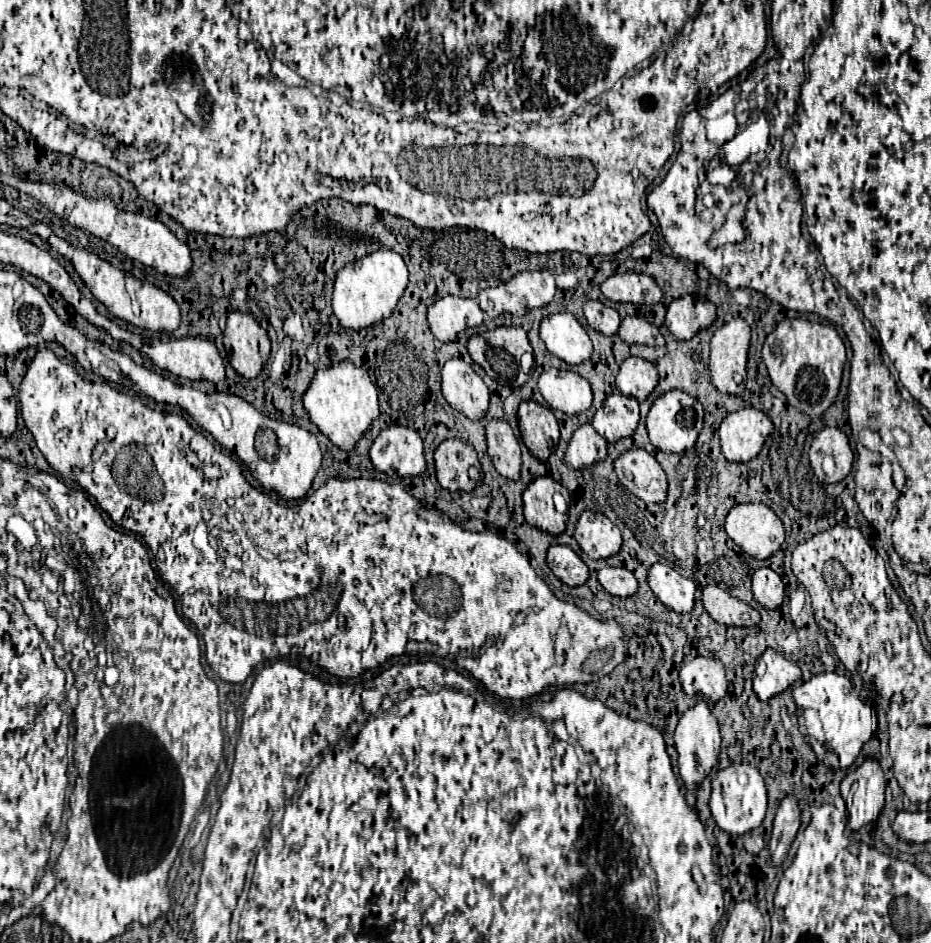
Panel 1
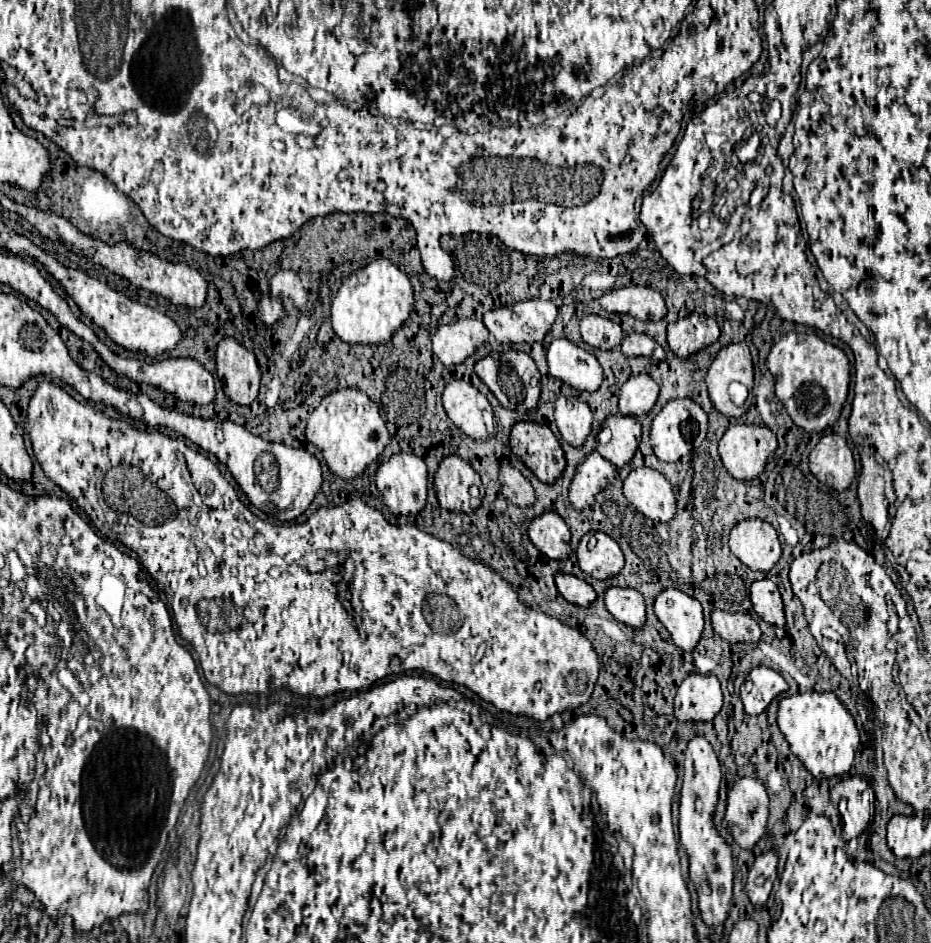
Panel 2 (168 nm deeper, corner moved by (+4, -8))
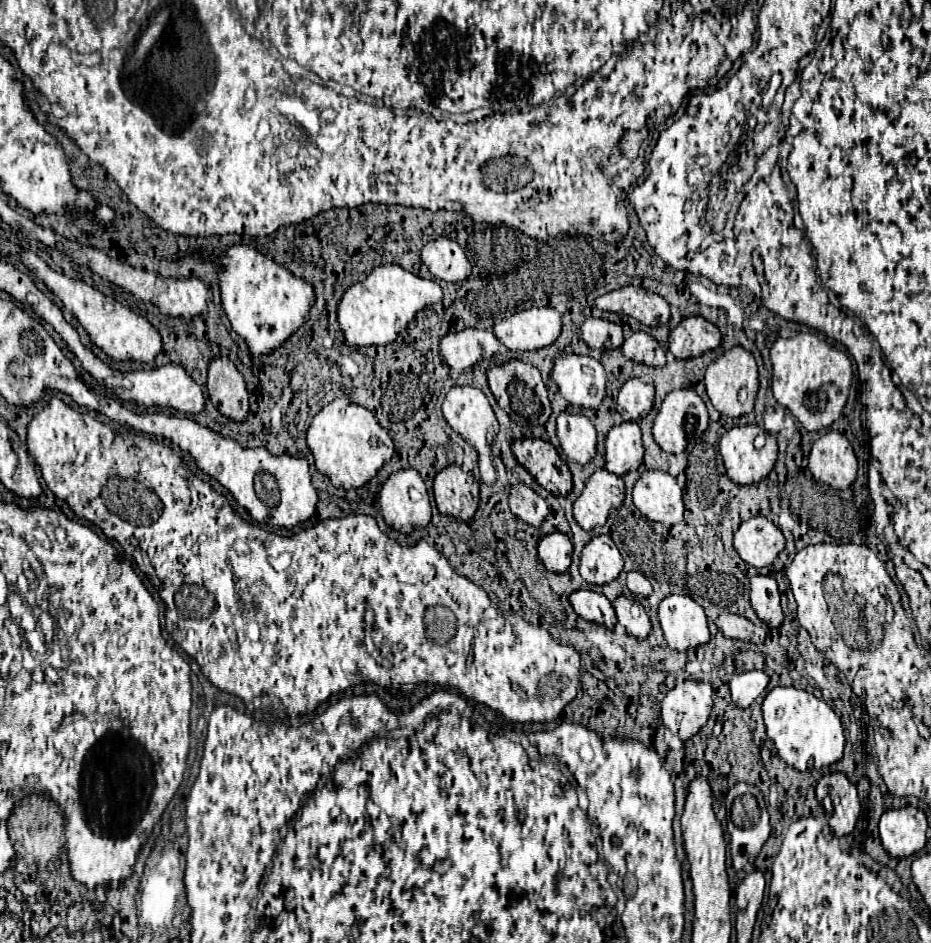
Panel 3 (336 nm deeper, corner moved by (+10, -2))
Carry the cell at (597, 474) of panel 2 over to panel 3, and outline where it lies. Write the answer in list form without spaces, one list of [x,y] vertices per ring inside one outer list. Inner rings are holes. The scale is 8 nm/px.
[[[597,470],[577,502],[573,504],[573,514],[577,524],[583,530],[593,530],[597,526],[603,526],[611,510],[619,508],[625,500],[625,484],[623,478],[607,472]]]

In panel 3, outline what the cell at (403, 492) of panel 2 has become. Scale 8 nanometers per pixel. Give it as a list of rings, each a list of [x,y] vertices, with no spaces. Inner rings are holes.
[[[413,468],[389,476],[381,488],[379,502],[385,522],[401,534],[413,534],[417,526],[425,528],[431,522],[429,494]]]

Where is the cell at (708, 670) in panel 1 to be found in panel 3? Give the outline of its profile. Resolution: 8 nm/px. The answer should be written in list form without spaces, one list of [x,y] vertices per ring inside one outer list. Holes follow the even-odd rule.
[[[685,680],[667,692],[661,704],[663,726],[677,734],[681,740],[695,736],[709,718],[713,706],[713,690],[709,684]]]

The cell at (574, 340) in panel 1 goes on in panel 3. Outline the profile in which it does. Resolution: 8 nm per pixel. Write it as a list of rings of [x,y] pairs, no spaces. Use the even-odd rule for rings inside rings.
[[[561,354],[553,366],[553,380],[573,408],[599,408],[607,396],[607,376],[591,356]]]

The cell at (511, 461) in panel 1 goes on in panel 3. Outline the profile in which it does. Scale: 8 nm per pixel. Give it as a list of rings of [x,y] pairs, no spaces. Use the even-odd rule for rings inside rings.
[[[515,484],[509,490],[509,506],[511,512],[529,526],[539,528],[549,514],[549,508],[541,496],[537,496],[529,486]]]

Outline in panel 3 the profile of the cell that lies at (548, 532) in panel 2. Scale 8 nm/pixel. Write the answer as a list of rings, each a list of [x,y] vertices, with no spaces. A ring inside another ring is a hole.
[[[549,534],[543,536],[539,540],[539,558],[543,562],[543,566],[553,572],[553,574],[561,574],[567,572],[571,566],[571,554],[573,554],[573,546],[569,542],[569,538],[565,534]]]

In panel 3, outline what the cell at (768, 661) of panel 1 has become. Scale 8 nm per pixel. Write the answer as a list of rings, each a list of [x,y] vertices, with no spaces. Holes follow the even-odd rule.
[[[743,672],[731,678],[729,690],[731,690],[731,700],[739,708],[747,708],[753,704],[753,700],[767,688],[769,676],[765,672]]]

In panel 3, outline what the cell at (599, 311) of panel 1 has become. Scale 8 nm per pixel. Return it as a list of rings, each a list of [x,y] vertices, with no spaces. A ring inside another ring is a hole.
[[[587,318],[581,326],[581,332],[585,344],[593,350],[617,350],[623,344],[621,326],[601,318]]]

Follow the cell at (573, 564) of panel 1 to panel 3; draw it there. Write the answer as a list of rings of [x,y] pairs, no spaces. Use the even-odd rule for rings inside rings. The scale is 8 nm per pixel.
[[[577,590],[571,594],[571,604],[573,604],[573,610],[589,622],[605,626],[609,630],[613,630],[617,624],[613,604],[603,594],[597,594],[591,590]]]

